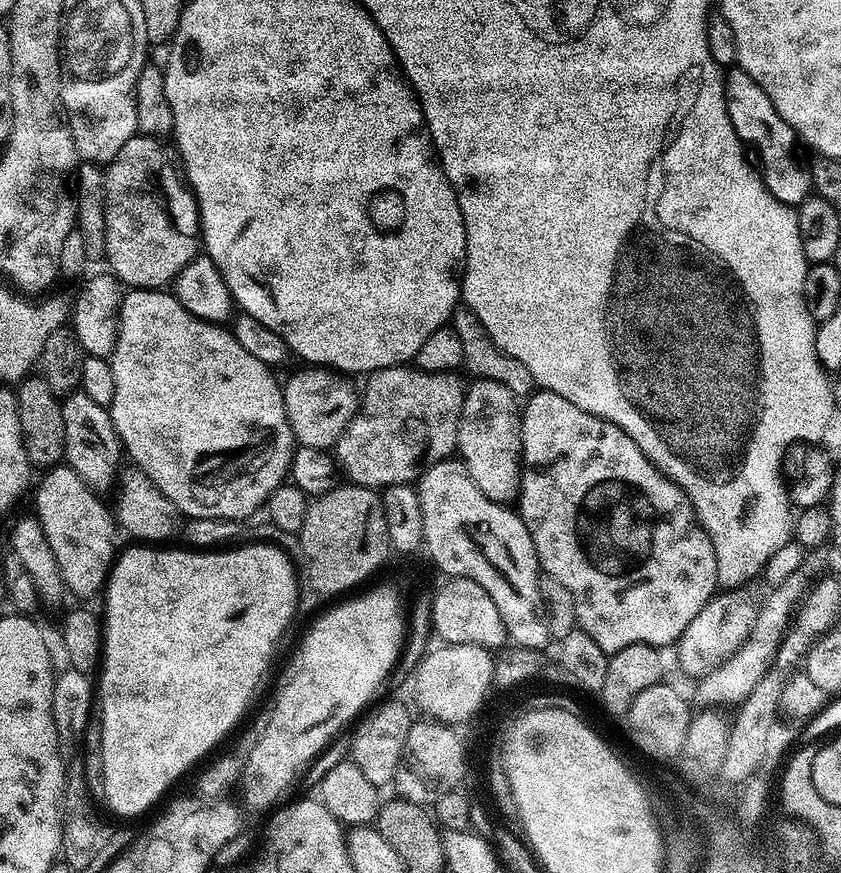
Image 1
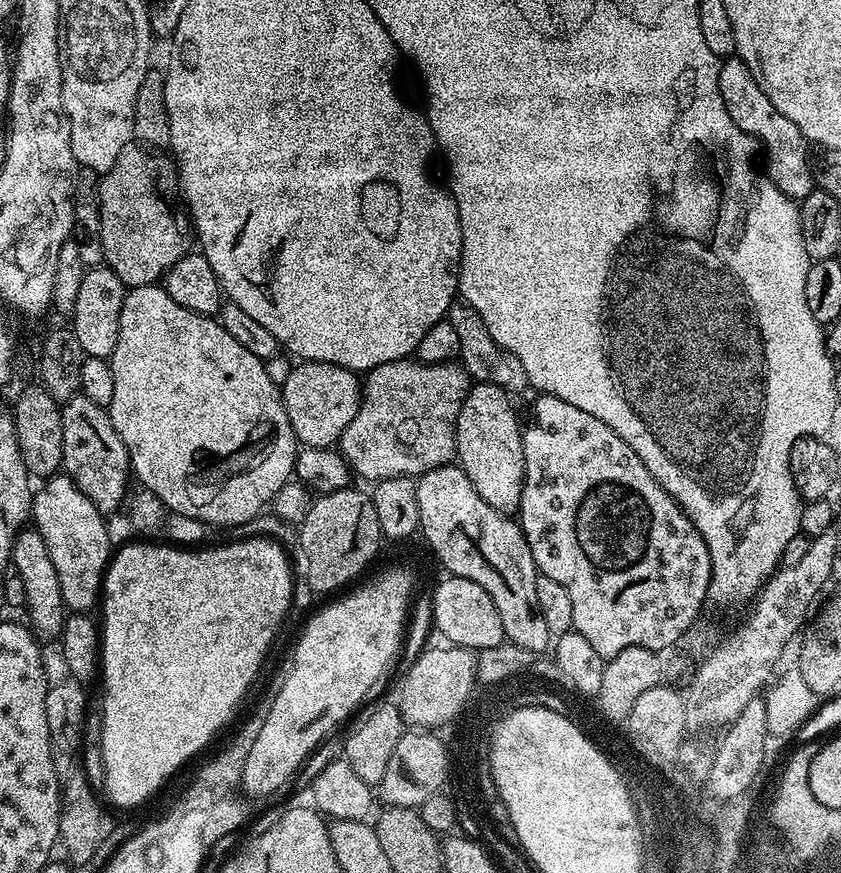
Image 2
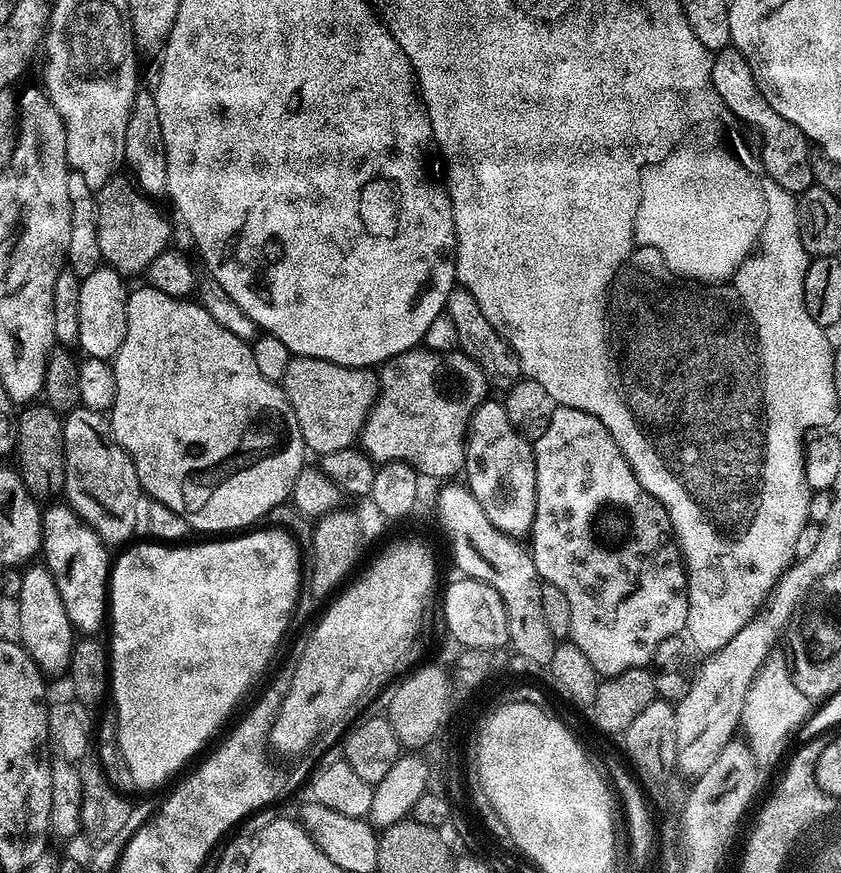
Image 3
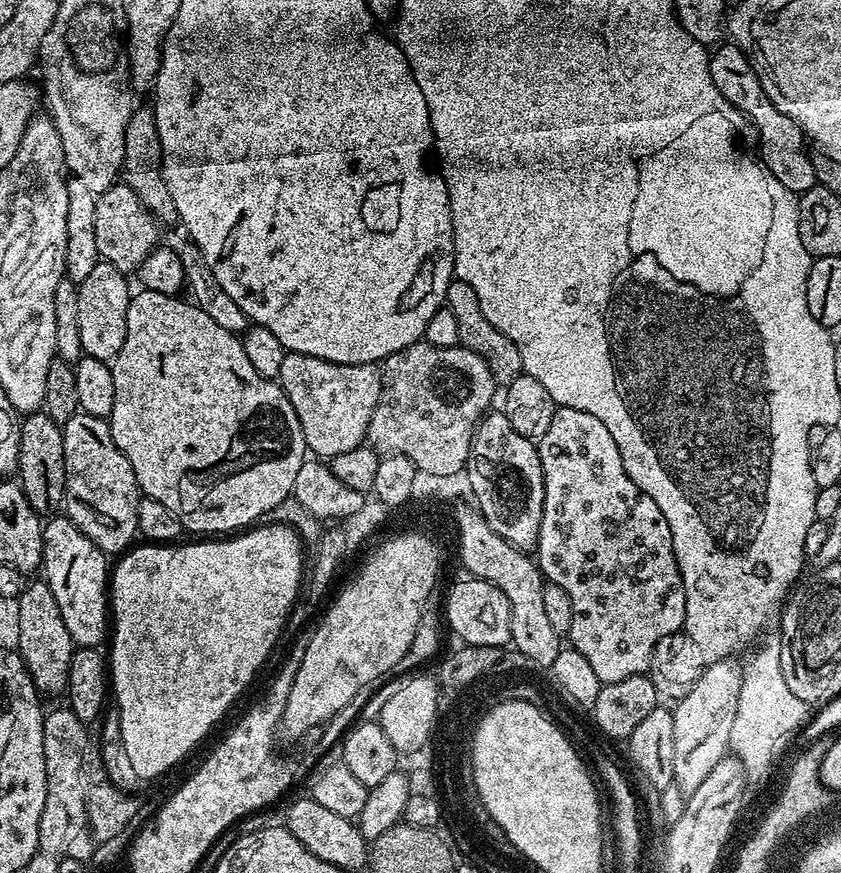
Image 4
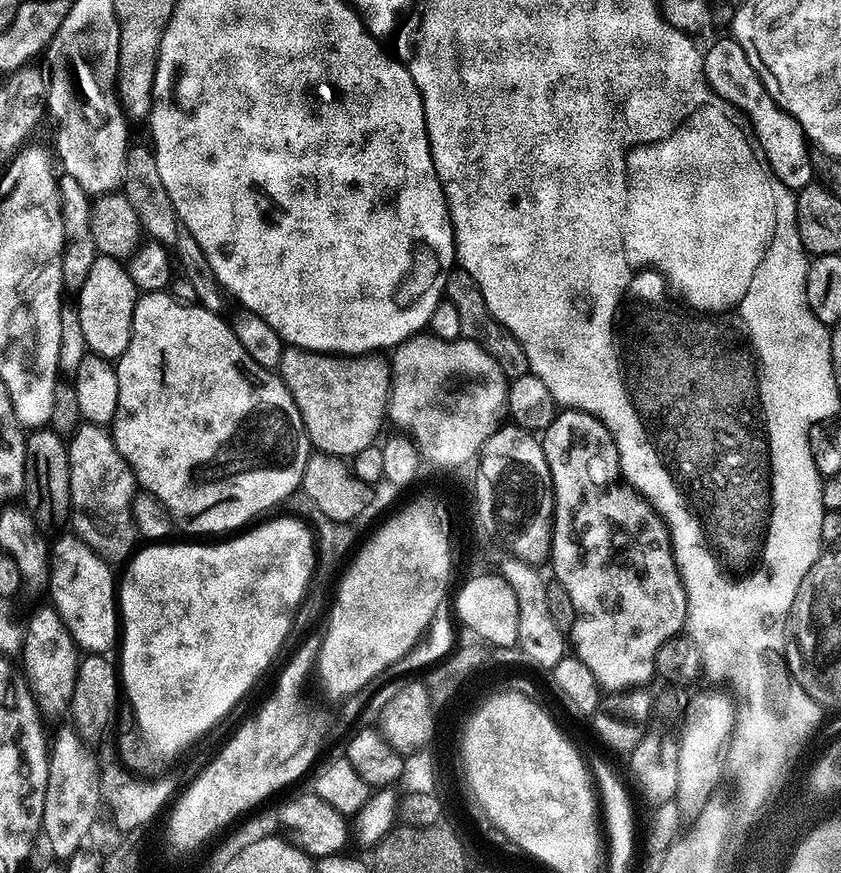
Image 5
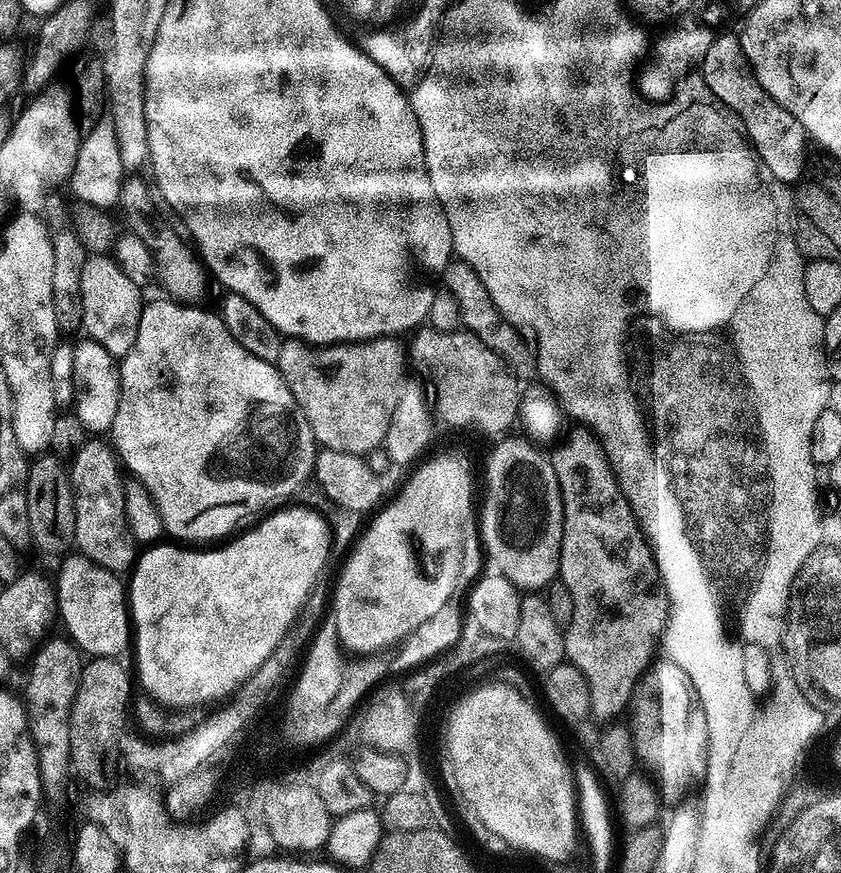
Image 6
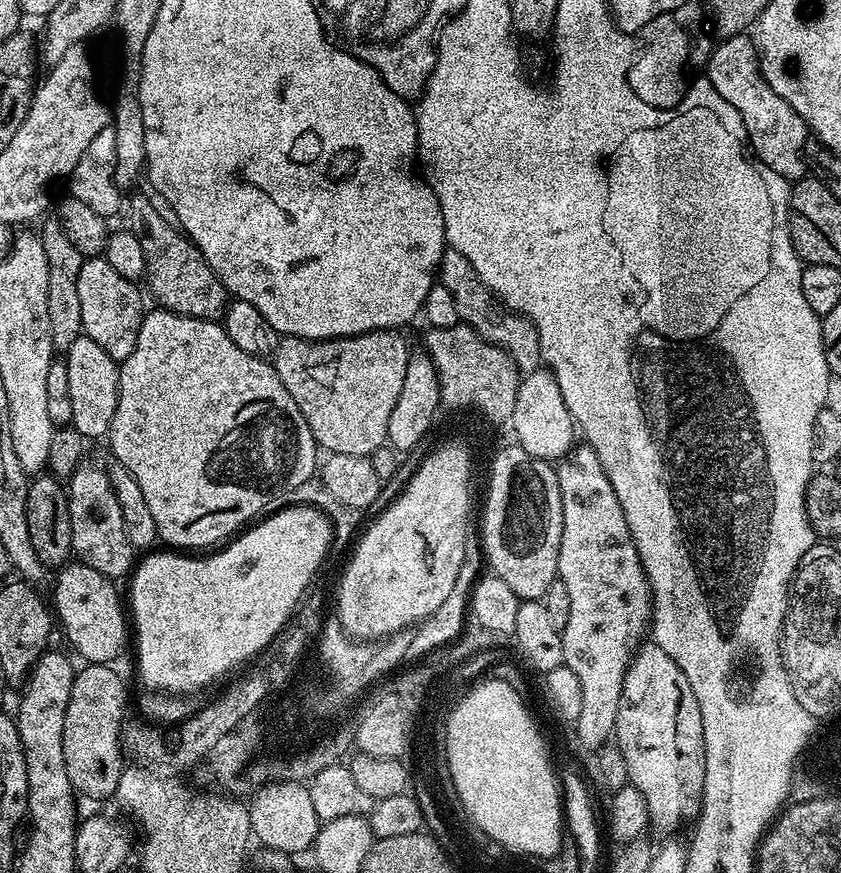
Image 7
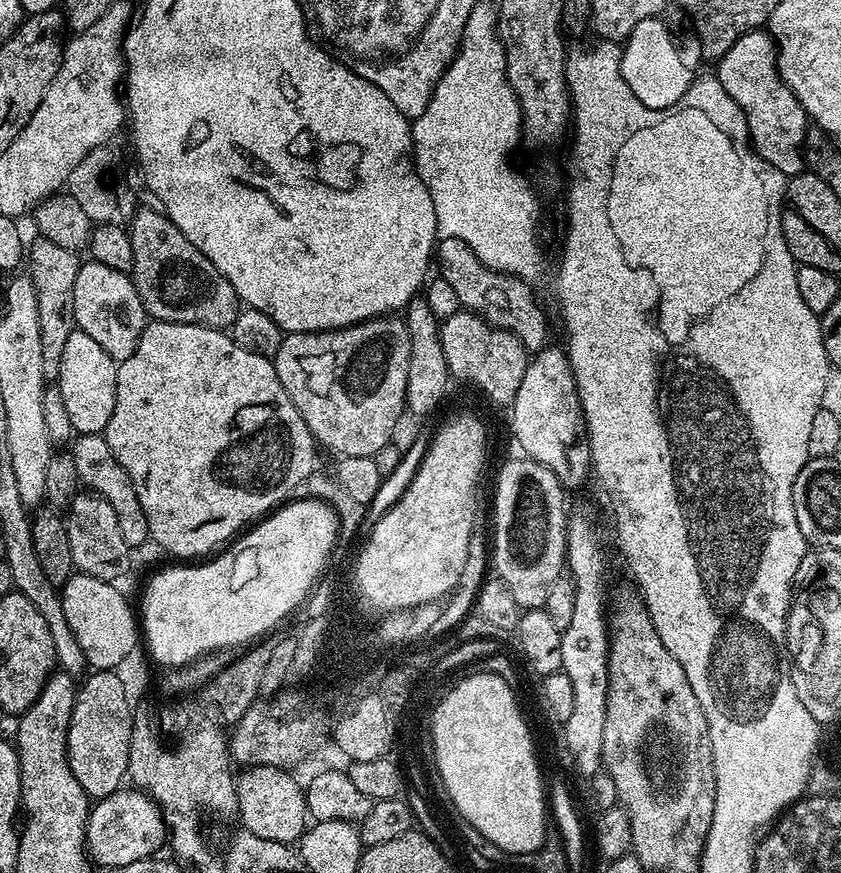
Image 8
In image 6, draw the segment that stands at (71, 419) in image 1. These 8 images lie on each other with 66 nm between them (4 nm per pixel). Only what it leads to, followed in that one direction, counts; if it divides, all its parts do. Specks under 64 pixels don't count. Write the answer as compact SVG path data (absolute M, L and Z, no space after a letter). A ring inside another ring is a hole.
M88 438L76 449L70 460L70 479L74 498L75 547L79 555L90 558L98 566L124 574L138 559L138 545L124 509L125 477L120 477L122 465L111 445L100 438Z

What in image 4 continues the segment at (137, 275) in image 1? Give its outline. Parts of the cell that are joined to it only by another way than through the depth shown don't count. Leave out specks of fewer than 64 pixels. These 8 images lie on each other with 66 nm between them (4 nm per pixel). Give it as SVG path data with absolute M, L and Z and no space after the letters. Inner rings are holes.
M117 182L94 200L94 242L98 242L101 261L112 264L125 274L135 273L140 263L161 243L157 222L140 204L140 199L130 190L130 186Z

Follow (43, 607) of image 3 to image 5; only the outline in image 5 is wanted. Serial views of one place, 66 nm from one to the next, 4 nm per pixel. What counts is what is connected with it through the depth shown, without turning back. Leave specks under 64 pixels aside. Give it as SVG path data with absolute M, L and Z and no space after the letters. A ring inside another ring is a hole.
M51 606L40 608L28 620L28 626L23 629L23 649L24 668L22 664L22 675L28 681L28 690L32 694L33 700L36 701L36 710L41 717L56 716L59 712L67 713L72 703L74 694L74 682L78 674L82 656L78 651L76 644L72 641L72 636L66 630L66 626L60 620L56 609Z

